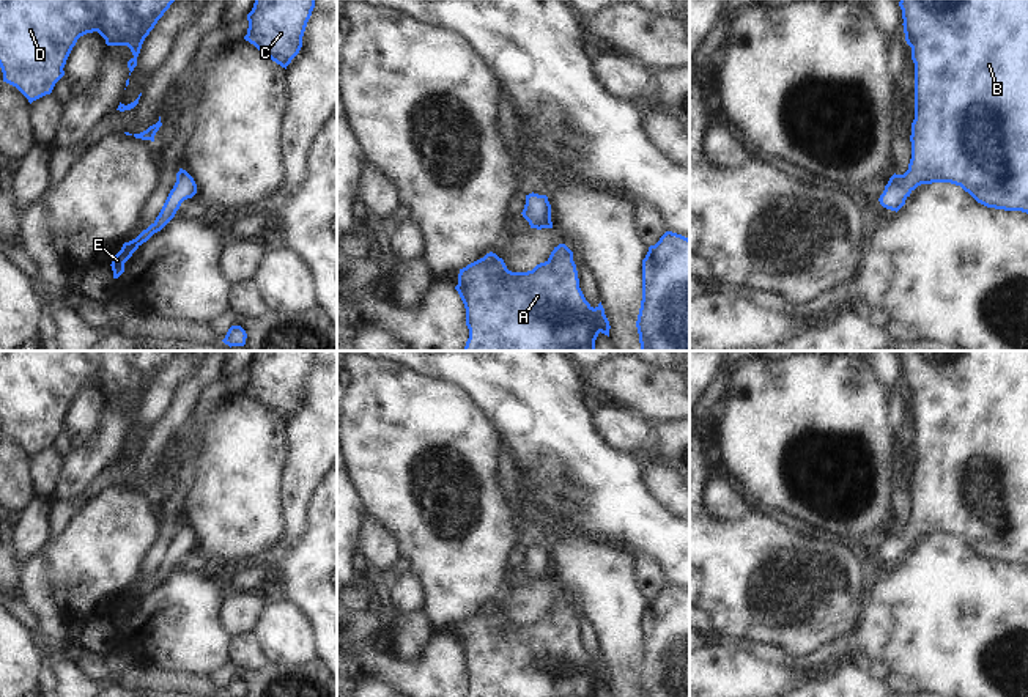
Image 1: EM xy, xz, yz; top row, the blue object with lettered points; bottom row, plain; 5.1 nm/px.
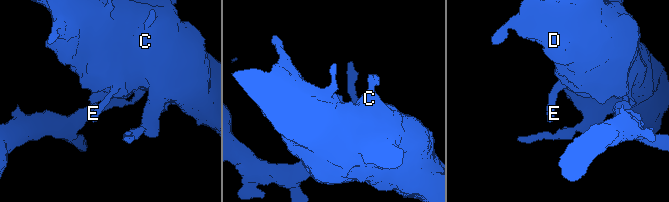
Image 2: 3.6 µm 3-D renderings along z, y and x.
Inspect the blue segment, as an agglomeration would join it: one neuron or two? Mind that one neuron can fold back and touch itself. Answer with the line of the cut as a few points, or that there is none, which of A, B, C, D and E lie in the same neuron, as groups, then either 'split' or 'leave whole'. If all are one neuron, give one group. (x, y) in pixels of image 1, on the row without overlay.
no cut | A B C D E | leave whole

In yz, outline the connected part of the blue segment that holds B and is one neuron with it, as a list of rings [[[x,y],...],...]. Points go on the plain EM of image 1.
[[[900,351],[905,393],[915,415],[915,472],[912,475],[912,511],[904,527],[893,527],[878,554],[899,563],[921,537],[951,535],[960,538],[978,555],[1004,563],[1028,566],[1028,351]]]

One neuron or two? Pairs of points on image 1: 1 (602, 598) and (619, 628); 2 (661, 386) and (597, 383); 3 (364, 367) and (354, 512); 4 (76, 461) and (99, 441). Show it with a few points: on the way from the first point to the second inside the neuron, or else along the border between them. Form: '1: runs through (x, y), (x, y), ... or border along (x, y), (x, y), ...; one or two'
1: runs through (610, 606), (616, 612), (617, 620); one
2: runs through (646, 386), (613, 383); one
3: border along (353, 485), (366, 513); two
4: runs through (82, 458), (93, 447); one

